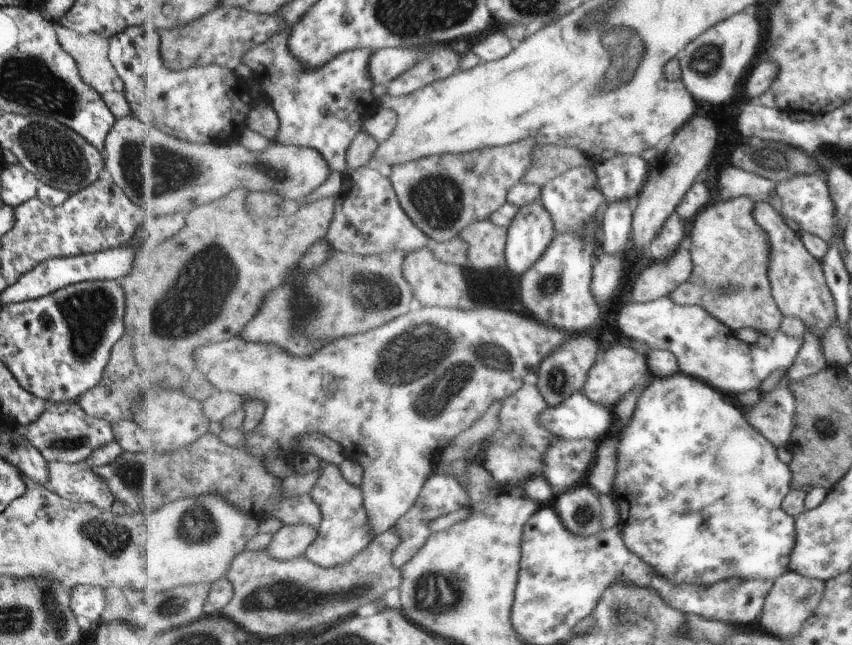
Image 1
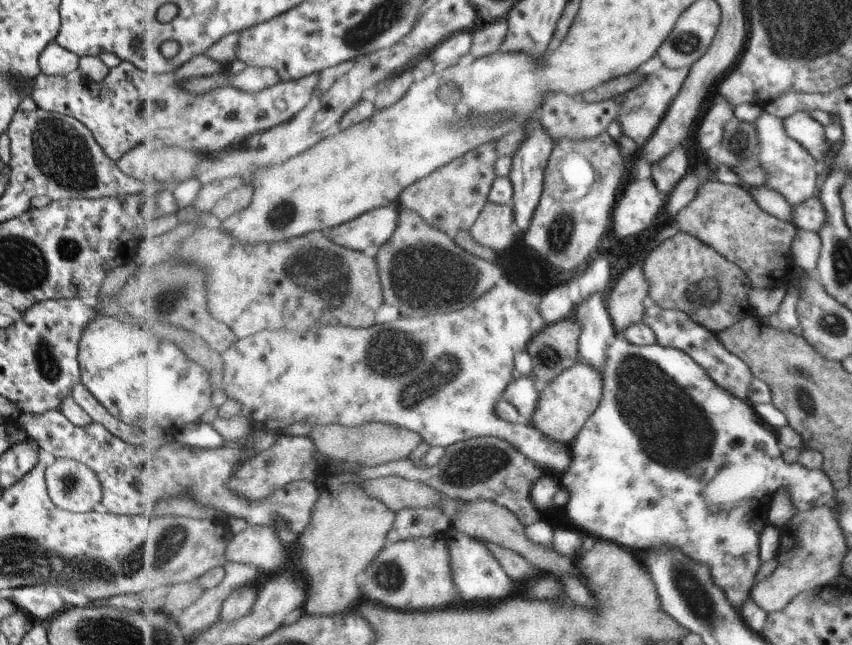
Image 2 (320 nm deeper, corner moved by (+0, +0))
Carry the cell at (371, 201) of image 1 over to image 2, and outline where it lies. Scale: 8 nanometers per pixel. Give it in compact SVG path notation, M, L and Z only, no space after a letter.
M397 205L376 208L357 219L328 231L335 244L362 252L372 252L392 239L398 229Z

